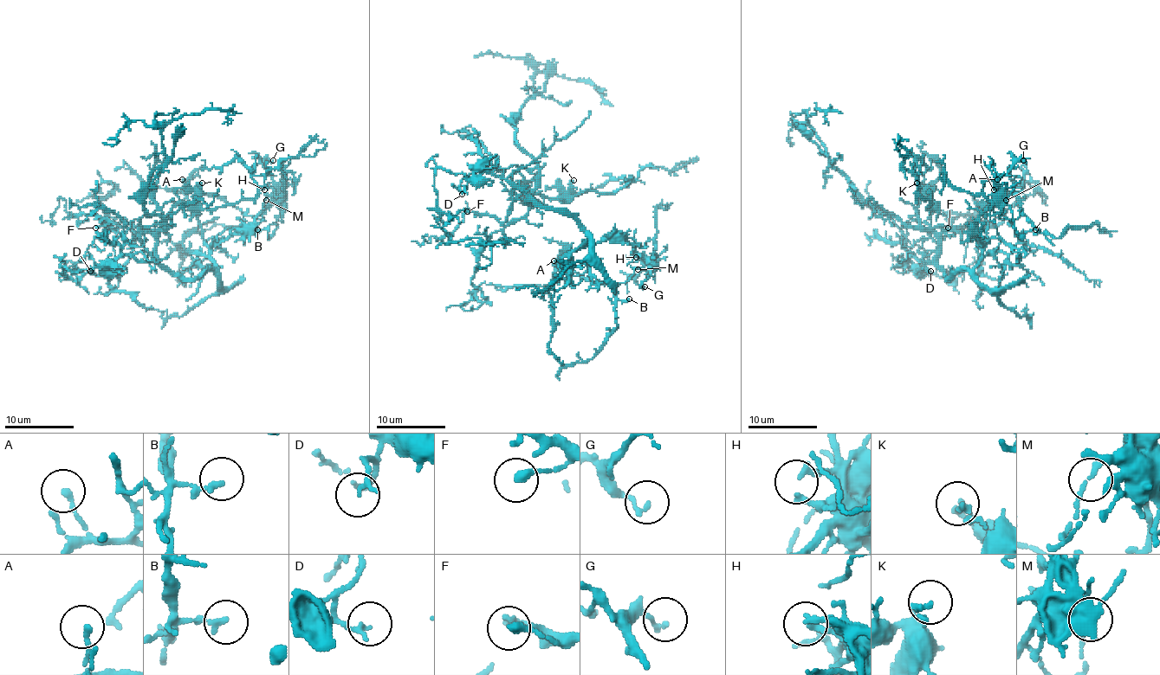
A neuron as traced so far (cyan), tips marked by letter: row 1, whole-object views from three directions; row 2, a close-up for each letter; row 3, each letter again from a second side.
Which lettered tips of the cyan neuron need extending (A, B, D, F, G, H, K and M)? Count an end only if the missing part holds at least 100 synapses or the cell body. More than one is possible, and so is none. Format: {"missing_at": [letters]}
{"missing_at": []}

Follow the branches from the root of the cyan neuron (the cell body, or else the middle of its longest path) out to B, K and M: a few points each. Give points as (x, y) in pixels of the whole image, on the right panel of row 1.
B: (948, 278), (971, 269), (978, 262), (987, 243), (987, 208), (1002, 191), (1018, 200), (1035, 229)
K: (948, 278), (937, 264), (939, 234), (930, 226), (930, 208), (934, 203), (916, 183)
M: (948, 278), (971, 269), (978, 262), (981, 241), (976, 234), (976, 221), (990, 207), (1001, 215), (1006, 200)

